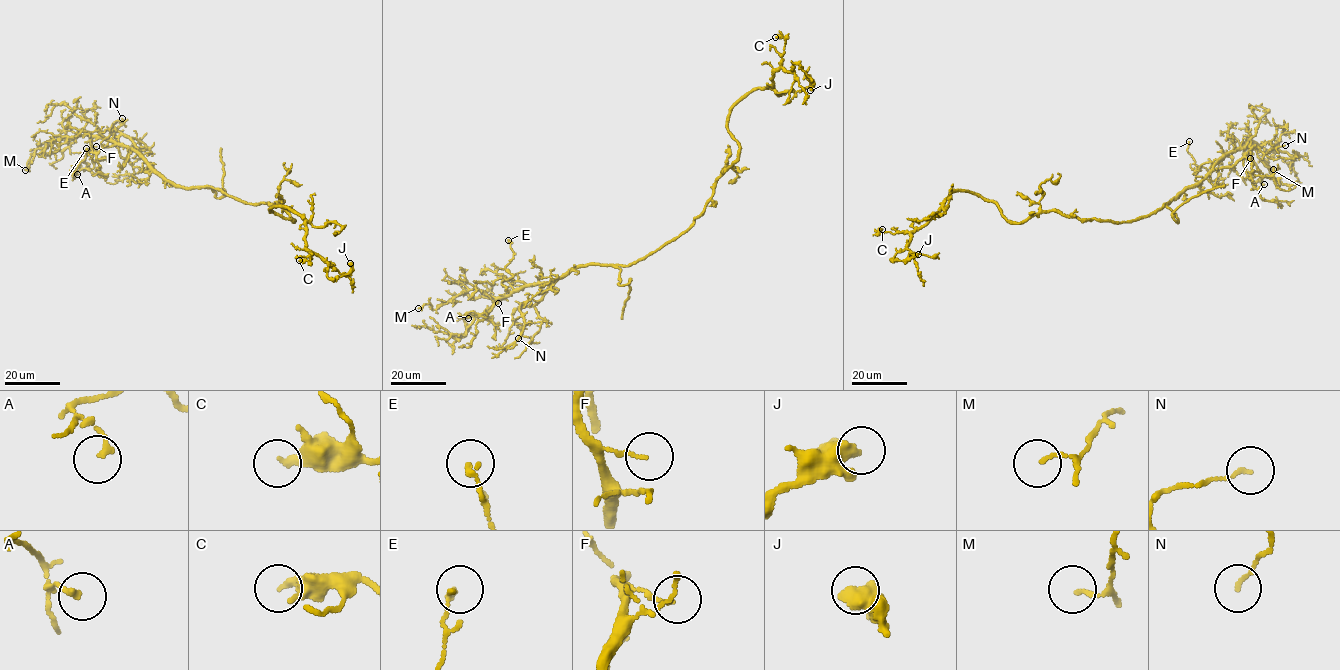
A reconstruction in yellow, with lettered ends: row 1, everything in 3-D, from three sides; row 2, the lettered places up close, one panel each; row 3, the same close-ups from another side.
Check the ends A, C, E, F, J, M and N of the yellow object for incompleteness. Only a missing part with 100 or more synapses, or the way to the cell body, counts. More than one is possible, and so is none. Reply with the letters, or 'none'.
none

